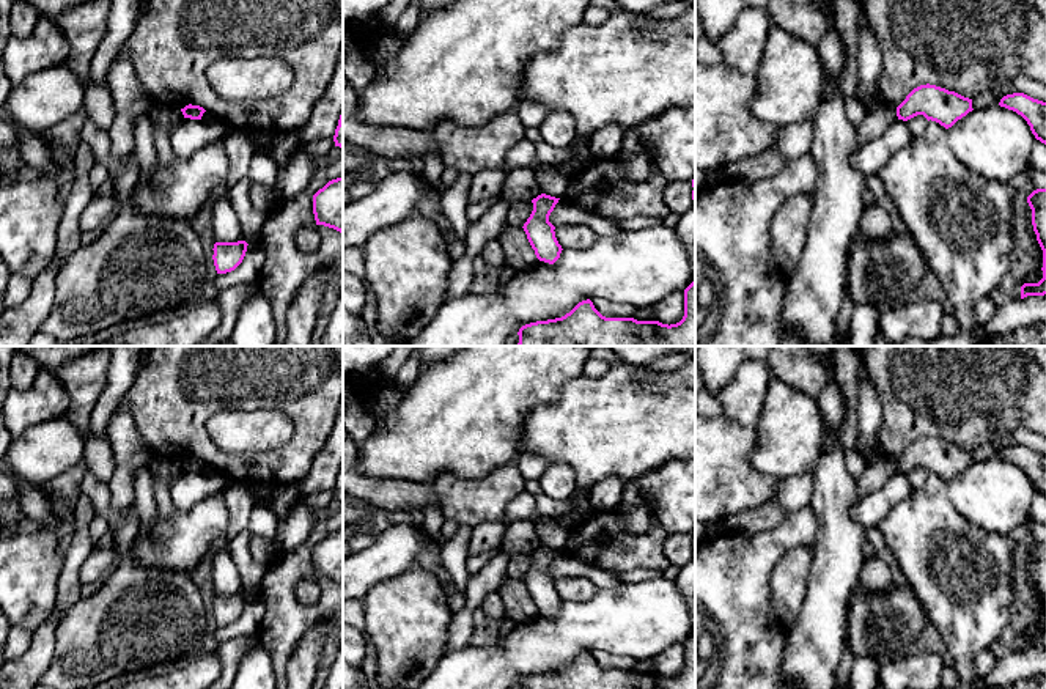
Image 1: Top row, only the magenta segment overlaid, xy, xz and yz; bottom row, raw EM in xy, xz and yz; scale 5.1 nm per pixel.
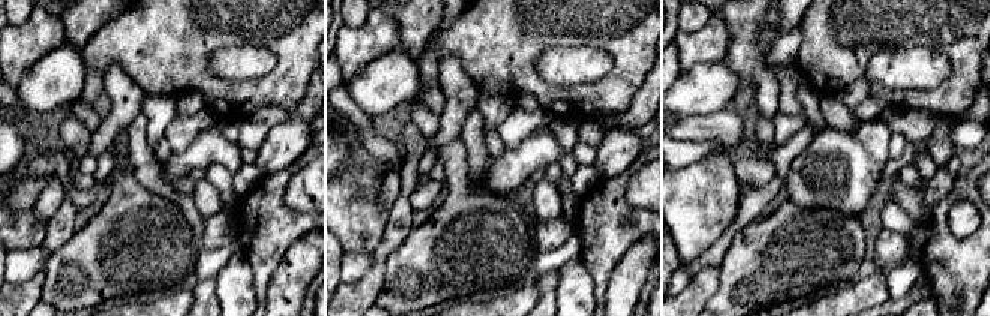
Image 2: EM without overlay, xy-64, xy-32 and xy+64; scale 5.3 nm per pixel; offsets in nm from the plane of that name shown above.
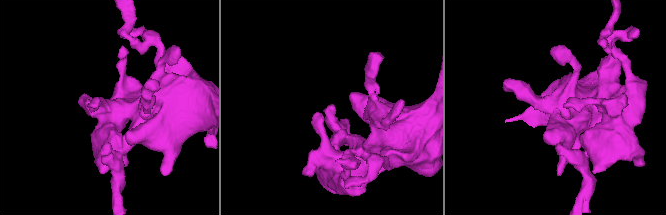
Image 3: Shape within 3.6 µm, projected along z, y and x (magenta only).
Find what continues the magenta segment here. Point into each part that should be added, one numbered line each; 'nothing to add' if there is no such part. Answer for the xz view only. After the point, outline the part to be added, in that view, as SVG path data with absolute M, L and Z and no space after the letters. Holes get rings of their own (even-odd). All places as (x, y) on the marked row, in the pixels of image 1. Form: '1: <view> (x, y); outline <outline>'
nothing to add

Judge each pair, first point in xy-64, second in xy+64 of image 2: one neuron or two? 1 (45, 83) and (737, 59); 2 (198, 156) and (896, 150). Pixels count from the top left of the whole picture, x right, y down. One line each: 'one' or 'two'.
1: two
2: two

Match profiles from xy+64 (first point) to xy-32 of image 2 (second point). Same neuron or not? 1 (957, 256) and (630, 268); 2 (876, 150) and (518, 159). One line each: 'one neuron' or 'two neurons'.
1: two neurons
2: one neuron

